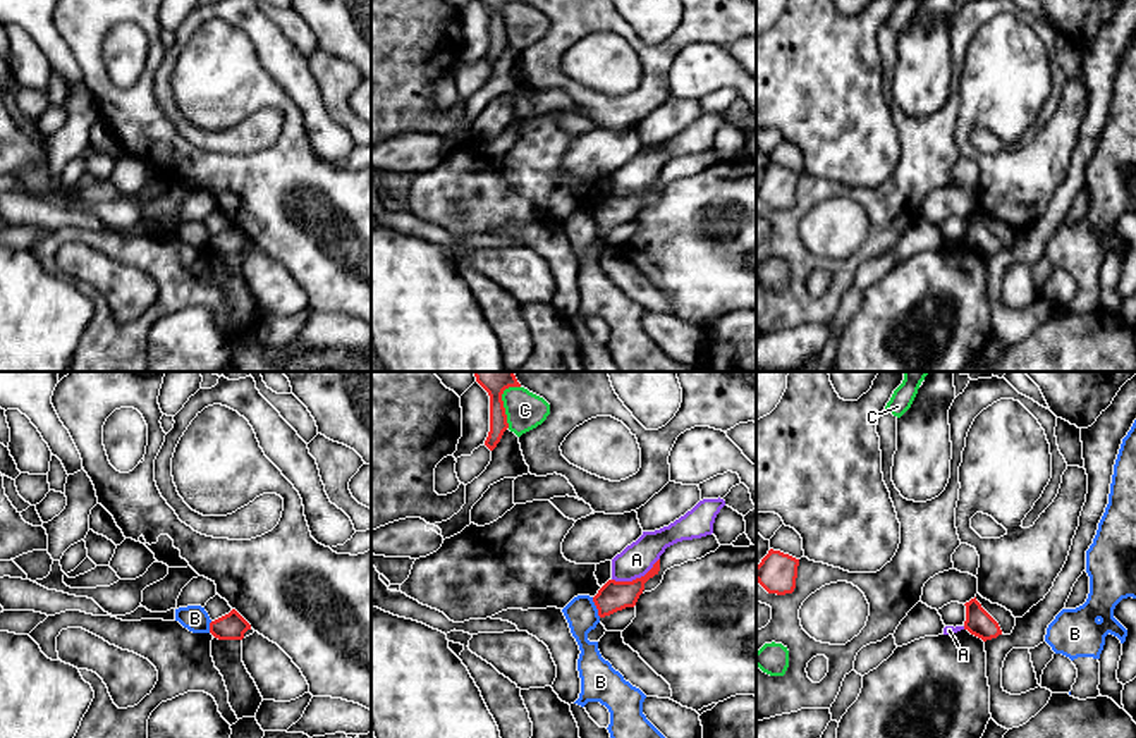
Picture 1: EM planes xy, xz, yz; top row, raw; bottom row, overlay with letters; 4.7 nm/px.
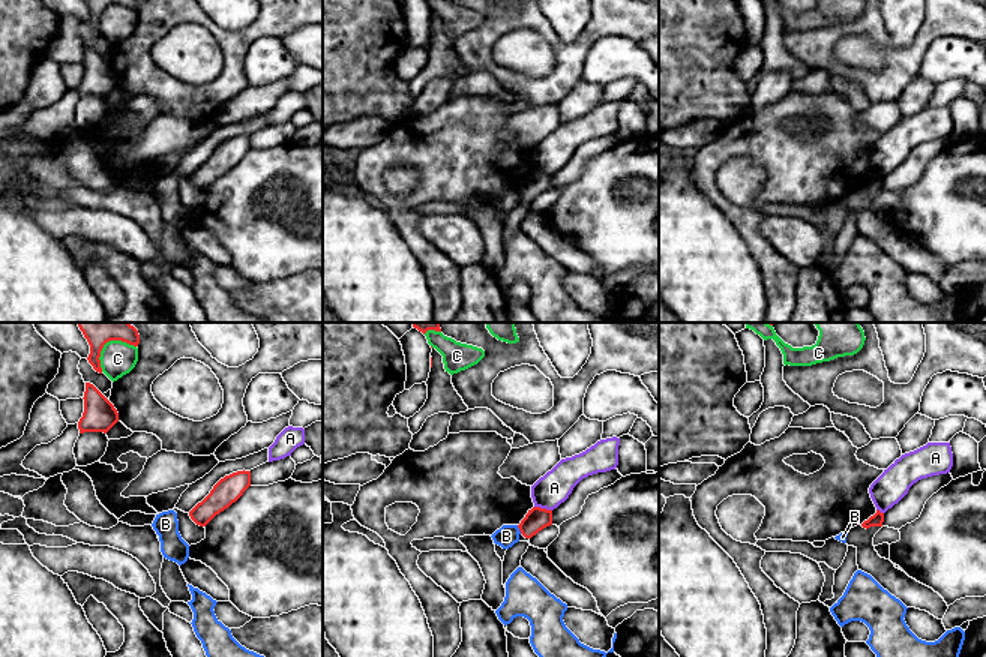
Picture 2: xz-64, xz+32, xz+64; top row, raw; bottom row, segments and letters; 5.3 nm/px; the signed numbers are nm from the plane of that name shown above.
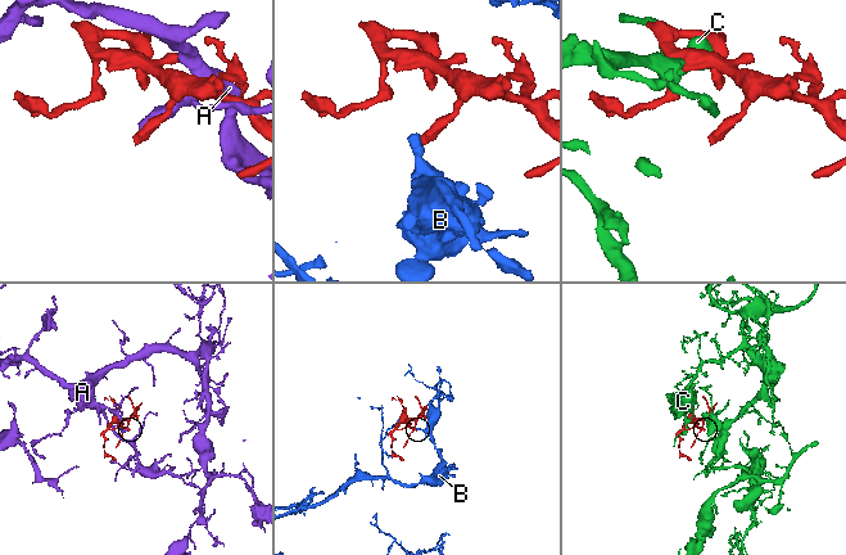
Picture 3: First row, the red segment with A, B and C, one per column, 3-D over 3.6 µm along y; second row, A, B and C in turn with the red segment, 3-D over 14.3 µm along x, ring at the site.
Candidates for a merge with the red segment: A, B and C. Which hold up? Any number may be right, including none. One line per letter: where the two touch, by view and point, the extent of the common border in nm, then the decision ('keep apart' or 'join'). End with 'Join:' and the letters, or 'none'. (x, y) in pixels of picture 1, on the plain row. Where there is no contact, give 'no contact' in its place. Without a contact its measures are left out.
A: xz (636, 193) | 240 nm | keep apart
B: xz (597, 222) | 100 nm | keep apart
C: xz (502, 16) | 200 nm | keep apart
Join: none

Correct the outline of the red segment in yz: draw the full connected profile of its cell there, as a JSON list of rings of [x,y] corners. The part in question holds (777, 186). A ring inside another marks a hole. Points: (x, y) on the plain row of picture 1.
[[[770,163],[756,181],[756,196],[768,206],[777,210],[792,208],[796,203],[799,174]]]

